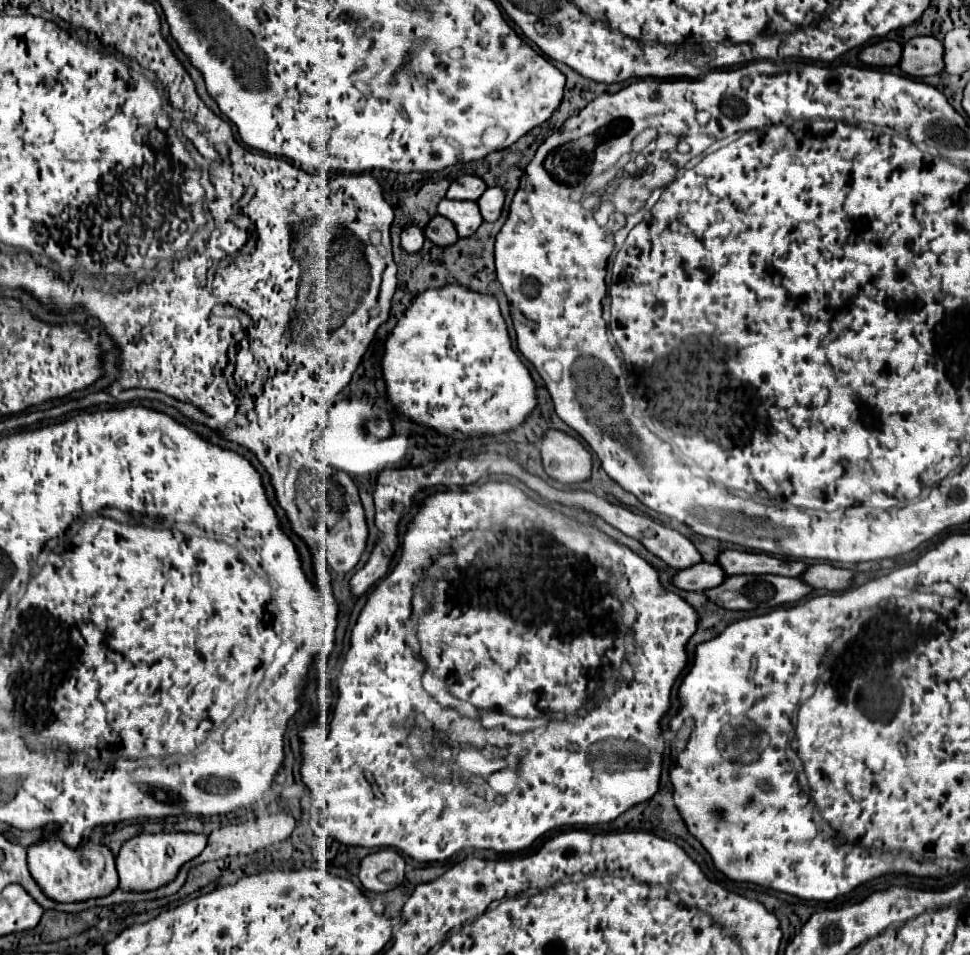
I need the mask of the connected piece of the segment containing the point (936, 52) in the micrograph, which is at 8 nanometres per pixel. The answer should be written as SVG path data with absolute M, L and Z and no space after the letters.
M913 37L903 45L899 69L909 77L927 77L943 71L943 45L935 37Z

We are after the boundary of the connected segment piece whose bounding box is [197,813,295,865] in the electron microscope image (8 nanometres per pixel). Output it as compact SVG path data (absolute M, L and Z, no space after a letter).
M275 813L275 815L259 817L255 821L247 821L247 823L239 823L239 825L227 825L223 829L213 831L207 837L207 847L197 857L197 865L205 863L205 861L213 861L213 859L223 859L223 857L229 857L229 855L255 853L257 849L263 849L263 847L269 847L277 841L287 839L293 833L293 829L295 829L295 819L289 813Z

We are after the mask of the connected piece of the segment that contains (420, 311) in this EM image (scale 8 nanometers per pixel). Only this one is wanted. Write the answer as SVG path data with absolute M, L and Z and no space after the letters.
M443 285L413 297L411 305L385 339L381 371L387 401L395 407L395 411L411 423L435 429L443 437L471 439L509 433L523 425L537 407L537 385L529 369L517 353L513 353L497 299L493 295L471 291L463 285Z

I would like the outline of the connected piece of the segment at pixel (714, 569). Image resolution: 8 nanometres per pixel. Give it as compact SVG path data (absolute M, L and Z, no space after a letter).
M697 563L687 569L681 569L673 575L673 585L685 591L705 591L711 589L713 585L719 585L725 579L725 573L721 567L713 563Z

